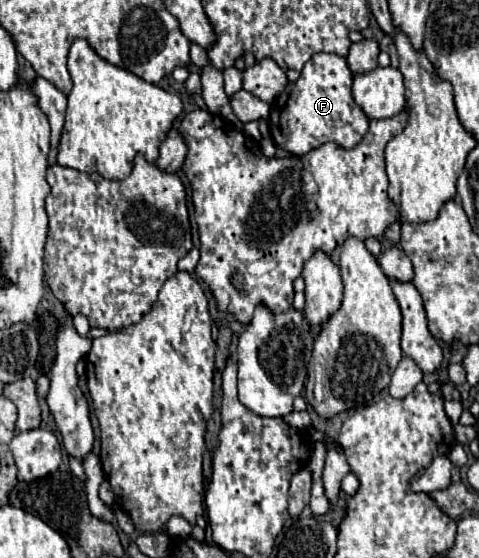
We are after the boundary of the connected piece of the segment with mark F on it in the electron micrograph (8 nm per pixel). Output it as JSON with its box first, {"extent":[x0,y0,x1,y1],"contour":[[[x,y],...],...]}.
{"extent":[270,52,368,156],"contour":[[[320,52],[314,54],[302,68],[300,78],[288,84],[286,90],[272,102],[270,134],[278,148],[294,156],[302,156],[324,142],[334,142],[342,148],[354,148],[368,132],[368,118],[352,98],[352,72],[345,57]]]}

